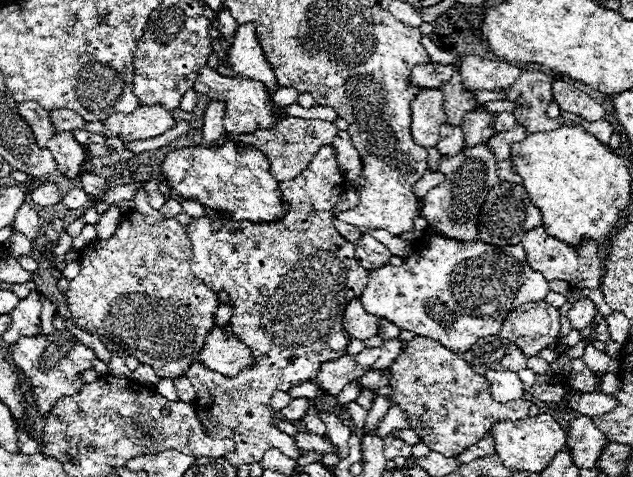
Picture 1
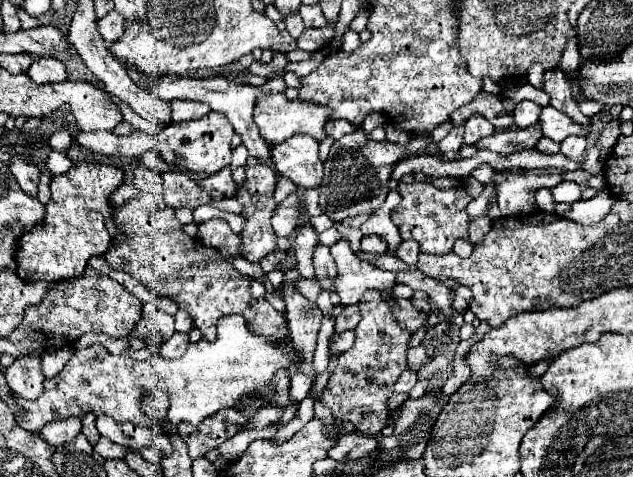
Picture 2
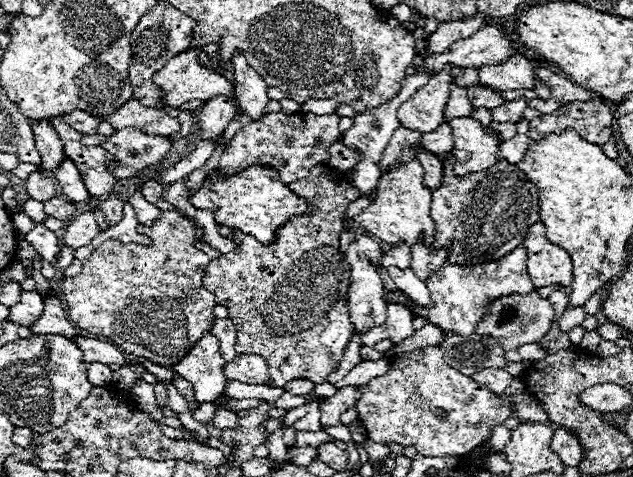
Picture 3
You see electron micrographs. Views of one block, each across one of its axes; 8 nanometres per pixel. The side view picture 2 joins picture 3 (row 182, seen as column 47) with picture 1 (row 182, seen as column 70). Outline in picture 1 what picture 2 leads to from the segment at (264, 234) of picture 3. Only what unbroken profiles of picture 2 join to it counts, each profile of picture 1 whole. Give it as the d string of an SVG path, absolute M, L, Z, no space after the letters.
M226 138L222 146L186 146L168 152L160 164L162 176L174 194L198 200L216 212L230 212L232 218L250 222L272 222L284 216L288 204L280 200L278 182L270 174L268 158L254 146L238 146L236 140Z

